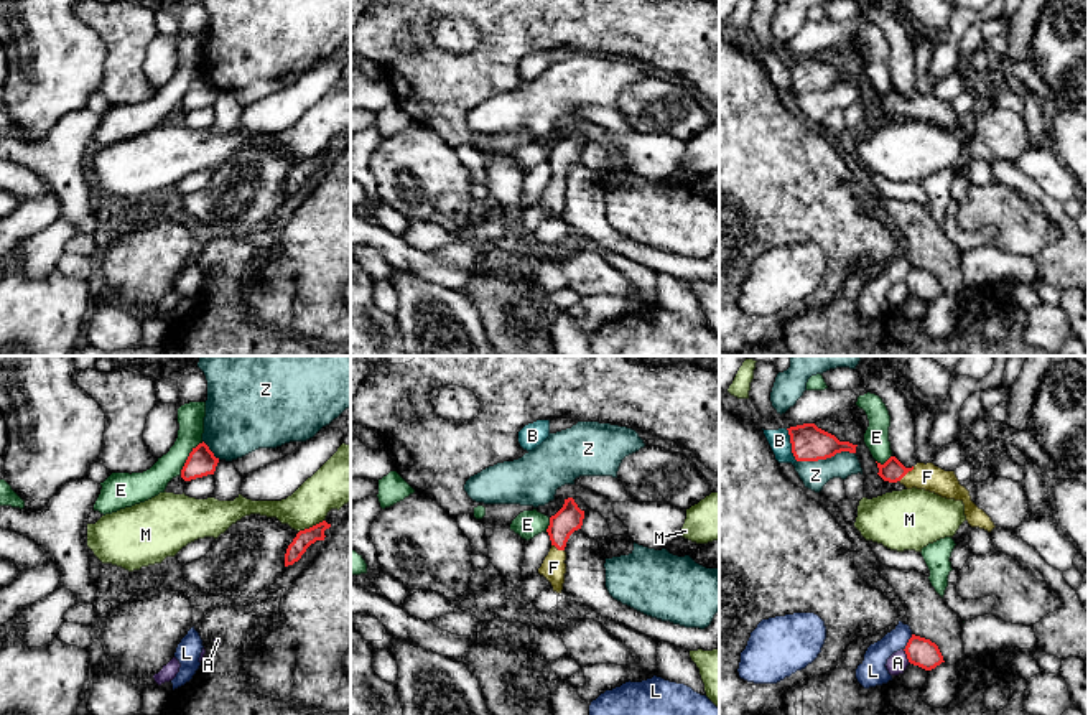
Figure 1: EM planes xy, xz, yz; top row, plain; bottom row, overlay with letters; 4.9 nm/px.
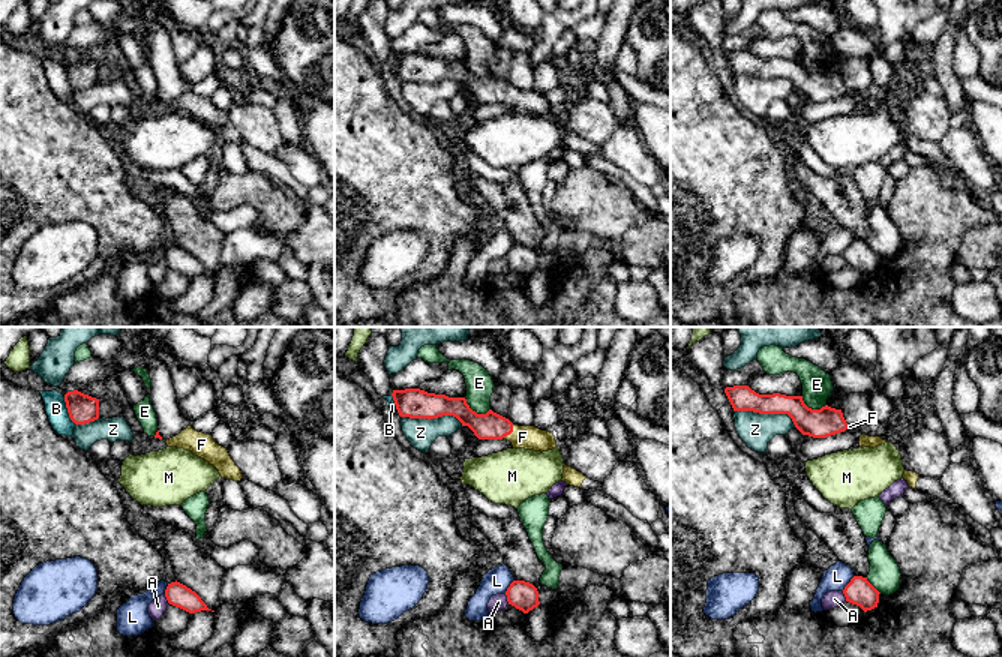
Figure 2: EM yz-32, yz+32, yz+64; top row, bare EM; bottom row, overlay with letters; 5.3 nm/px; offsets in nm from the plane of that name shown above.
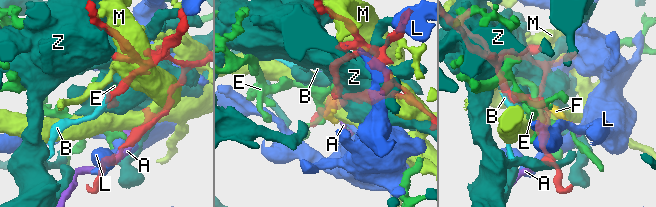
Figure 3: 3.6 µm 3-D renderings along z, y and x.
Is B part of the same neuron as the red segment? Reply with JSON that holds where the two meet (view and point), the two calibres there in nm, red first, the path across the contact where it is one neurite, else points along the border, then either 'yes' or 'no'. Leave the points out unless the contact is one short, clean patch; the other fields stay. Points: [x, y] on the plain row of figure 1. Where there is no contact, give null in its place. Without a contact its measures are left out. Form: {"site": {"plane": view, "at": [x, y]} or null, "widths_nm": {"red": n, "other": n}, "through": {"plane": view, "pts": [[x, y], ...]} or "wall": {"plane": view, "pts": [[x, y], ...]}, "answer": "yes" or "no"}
{"site": {"plane": "yz", "at": [792, 76]}, "widths_nm": {"red": 180, "other": 110}, "wall": {"plane": "yz", "pts": [[785, 60], [790, 70], [790, 83], [797, 91]]}, "answer": "no"}

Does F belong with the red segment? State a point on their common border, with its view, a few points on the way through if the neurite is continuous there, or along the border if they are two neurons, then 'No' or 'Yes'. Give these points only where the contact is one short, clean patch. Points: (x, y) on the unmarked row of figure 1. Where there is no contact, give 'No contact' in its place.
Touches red at yz (906, 104). Path across: yz (892, 101), (906, 104), (927, 107). Yes

